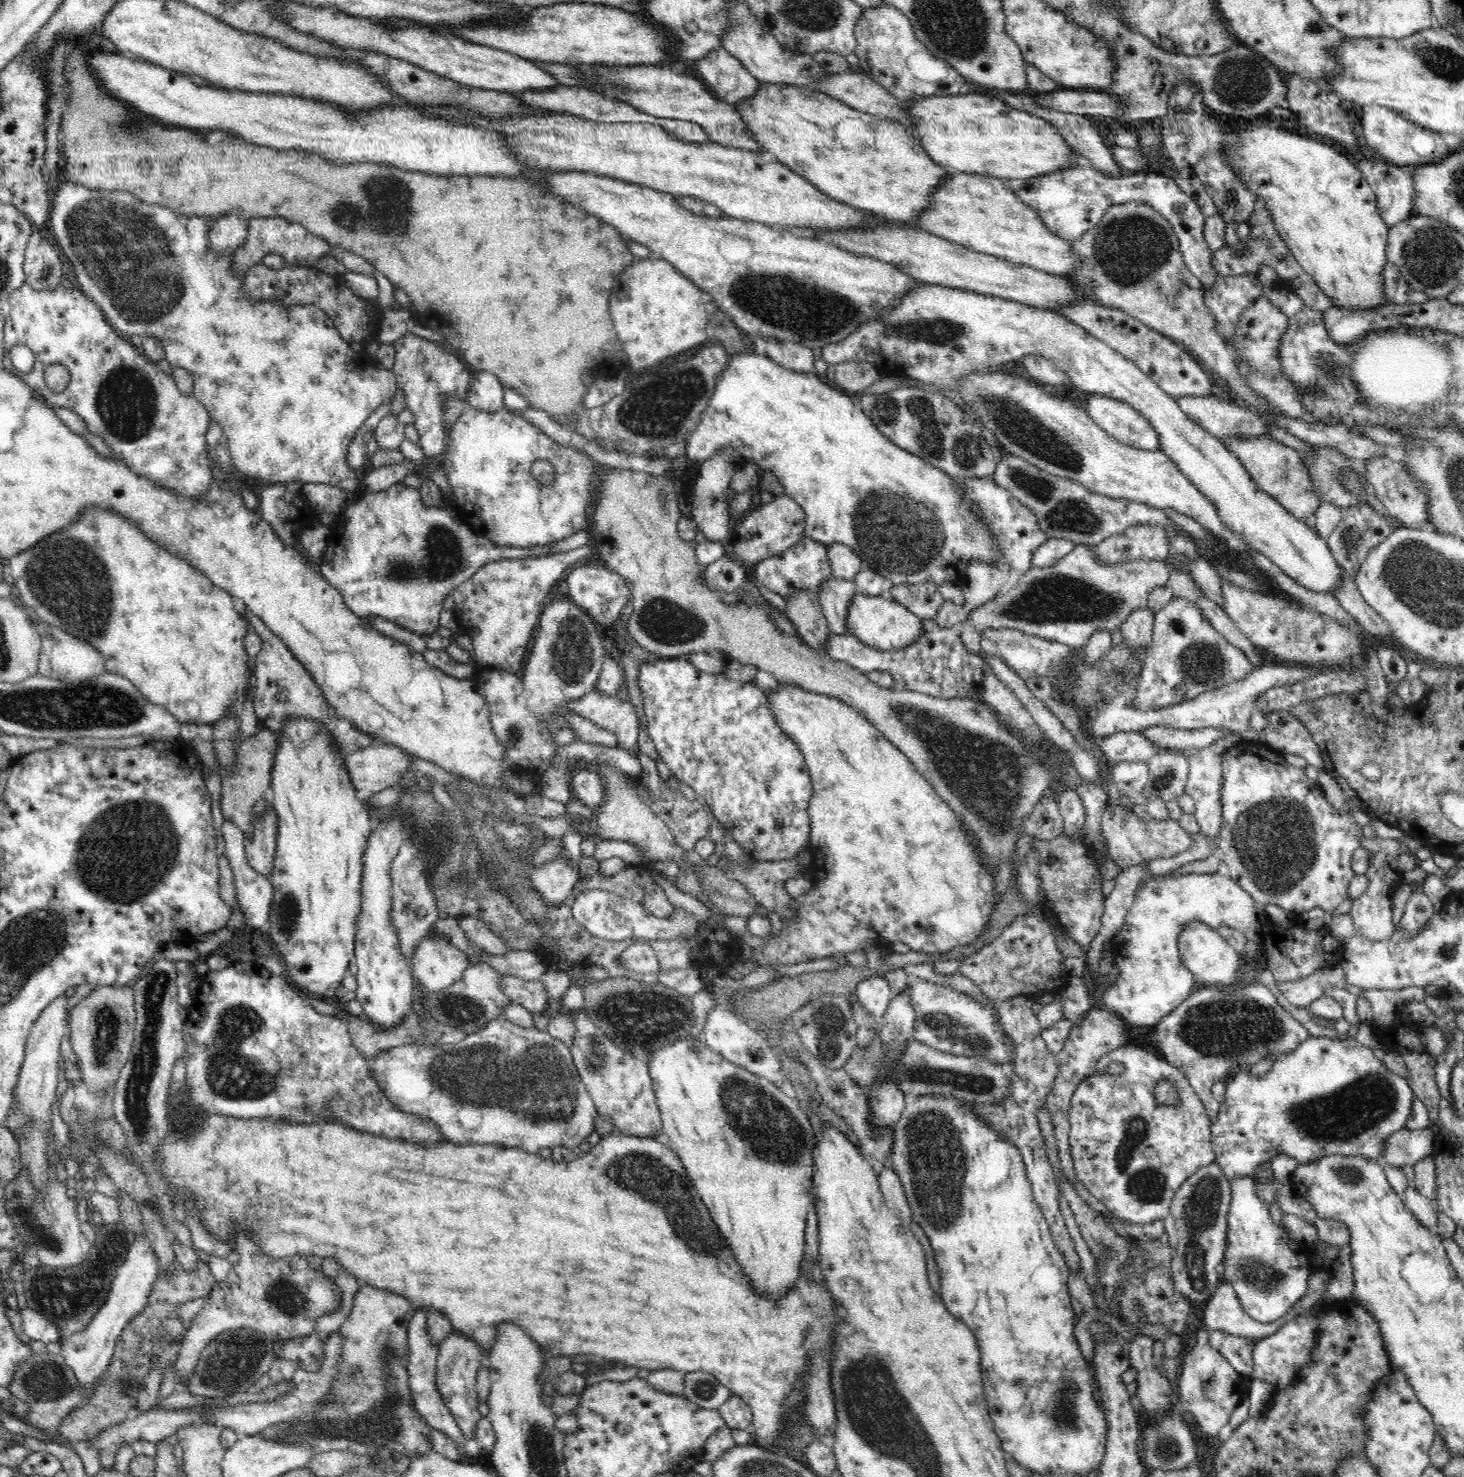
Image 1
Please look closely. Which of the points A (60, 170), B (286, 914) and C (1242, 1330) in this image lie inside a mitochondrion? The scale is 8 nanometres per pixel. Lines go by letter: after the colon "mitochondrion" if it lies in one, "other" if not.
A: other
B: mitochondrion
C: other

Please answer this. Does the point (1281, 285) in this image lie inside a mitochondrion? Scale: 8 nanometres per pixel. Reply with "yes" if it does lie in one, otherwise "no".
no

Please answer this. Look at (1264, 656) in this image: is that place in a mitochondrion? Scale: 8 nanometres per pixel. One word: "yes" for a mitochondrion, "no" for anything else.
no

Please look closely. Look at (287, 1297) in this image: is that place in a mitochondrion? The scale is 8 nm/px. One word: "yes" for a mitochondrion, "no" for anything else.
yes

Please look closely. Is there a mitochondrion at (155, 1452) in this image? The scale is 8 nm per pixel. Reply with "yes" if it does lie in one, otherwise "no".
no

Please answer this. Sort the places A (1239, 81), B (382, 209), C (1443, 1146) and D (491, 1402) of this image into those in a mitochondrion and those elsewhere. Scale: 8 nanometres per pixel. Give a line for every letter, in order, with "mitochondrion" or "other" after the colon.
A: mitochondrion
B: mitochondrion
C: other
D: other

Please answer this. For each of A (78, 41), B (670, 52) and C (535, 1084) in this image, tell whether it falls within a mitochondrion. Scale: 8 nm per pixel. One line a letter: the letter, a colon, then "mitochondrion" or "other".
A: other
B: other
C: mitochondrion

